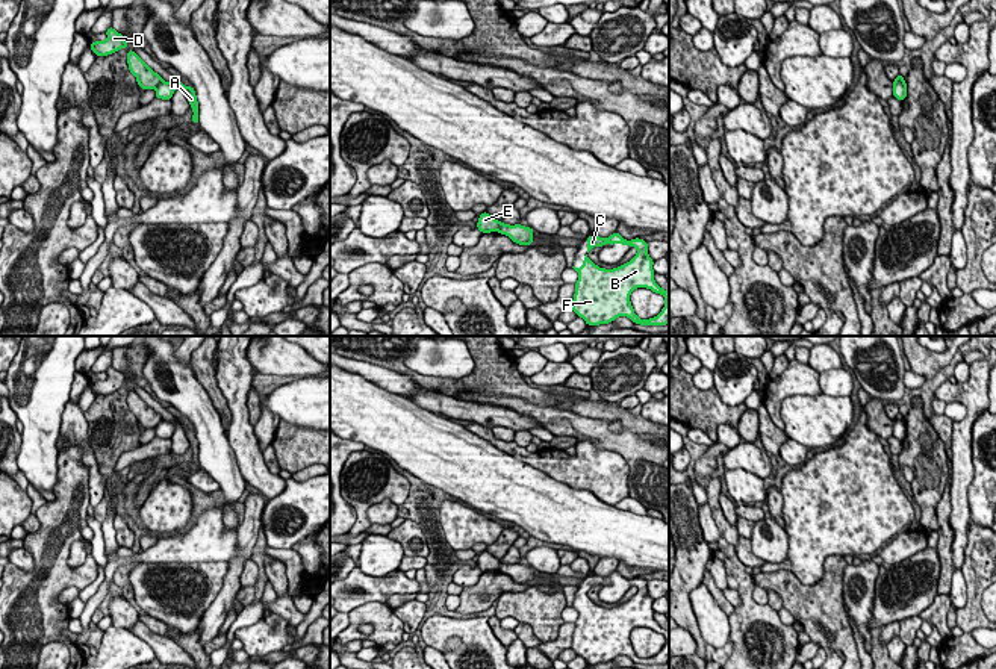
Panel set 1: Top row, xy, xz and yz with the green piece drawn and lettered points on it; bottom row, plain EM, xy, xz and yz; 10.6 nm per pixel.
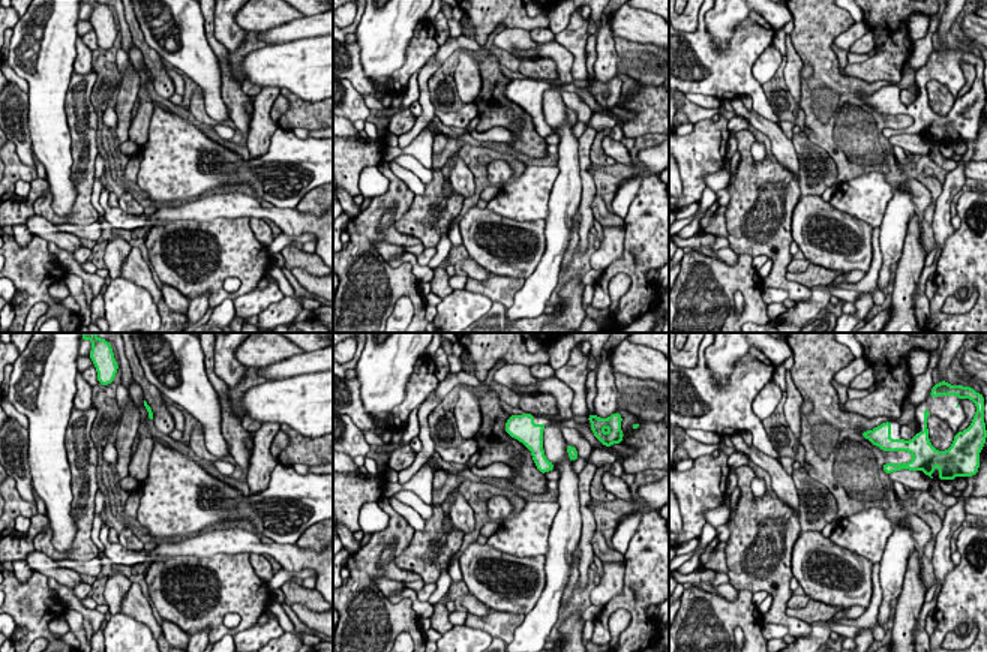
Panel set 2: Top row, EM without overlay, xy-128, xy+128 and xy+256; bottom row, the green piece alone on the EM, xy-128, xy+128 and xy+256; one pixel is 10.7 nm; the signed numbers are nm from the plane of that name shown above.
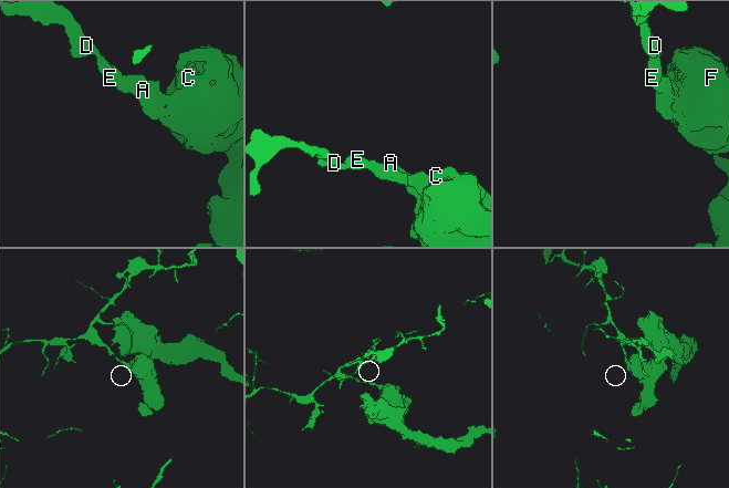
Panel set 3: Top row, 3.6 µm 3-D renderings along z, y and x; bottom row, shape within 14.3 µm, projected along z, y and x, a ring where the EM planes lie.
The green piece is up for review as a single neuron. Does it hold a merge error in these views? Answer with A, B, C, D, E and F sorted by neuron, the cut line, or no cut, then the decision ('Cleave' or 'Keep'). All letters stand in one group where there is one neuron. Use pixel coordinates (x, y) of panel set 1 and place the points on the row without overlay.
Groups: A B C F / D E. Split along xz (500, 560), (497, 569). Cleave

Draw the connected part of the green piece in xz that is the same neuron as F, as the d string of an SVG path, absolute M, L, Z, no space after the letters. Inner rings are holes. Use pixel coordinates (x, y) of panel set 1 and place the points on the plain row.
M618 571L608 577L593 574L587 575L587 592L593 586L615 584L616 581L636 586L637 593L630 601L613 608L599 607L586 593L581 607L572 605L578 611L578 619L575 621L577 630L574 631L571 649L590 666L608 663L619 655L627 655L640 664L669 663L669 630L660 627L654 619L654 599L648 593L646 580L640 577L627 580ZM637 627L646 627L665 636L665 646L657 655L640 658L634 652L630 634Z

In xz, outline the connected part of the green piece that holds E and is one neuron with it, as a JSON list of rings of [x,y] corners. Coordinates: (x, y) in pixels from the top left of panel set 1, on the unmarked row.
[[[483,551],[478,557],[477,562],[477,568],[481,572],[490,572],[490,571],[498,571],[500,568],[500,562],[498,559],[495,559],[492,554],[489,554],[487,551]]]

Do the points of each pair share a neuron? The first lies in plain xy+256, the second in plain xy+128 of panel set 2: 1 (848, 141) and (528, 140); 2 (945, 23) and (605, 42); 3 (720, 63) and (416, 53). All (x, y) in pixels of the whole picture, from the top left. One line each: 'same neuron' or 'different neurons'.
1: same neuron
2: same neuron
3: same neuron

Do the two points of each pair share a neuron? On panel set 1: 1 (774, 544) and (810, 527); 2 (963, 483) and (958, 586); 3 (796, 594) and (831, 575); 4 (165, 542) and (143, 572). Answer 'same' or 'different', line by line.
1: different
2: different
3: same
4: different

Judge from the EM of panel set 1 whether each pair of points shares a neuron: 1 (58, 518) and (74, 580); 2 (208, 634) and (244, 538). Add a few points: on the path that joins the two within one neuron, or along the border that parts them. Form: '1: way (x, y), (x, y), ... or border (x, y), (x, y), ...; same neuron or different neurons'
1: way (58, 533), (59, 565); same neuron
2: way (218, 610), (230, 589), (236, 562); same neuron

